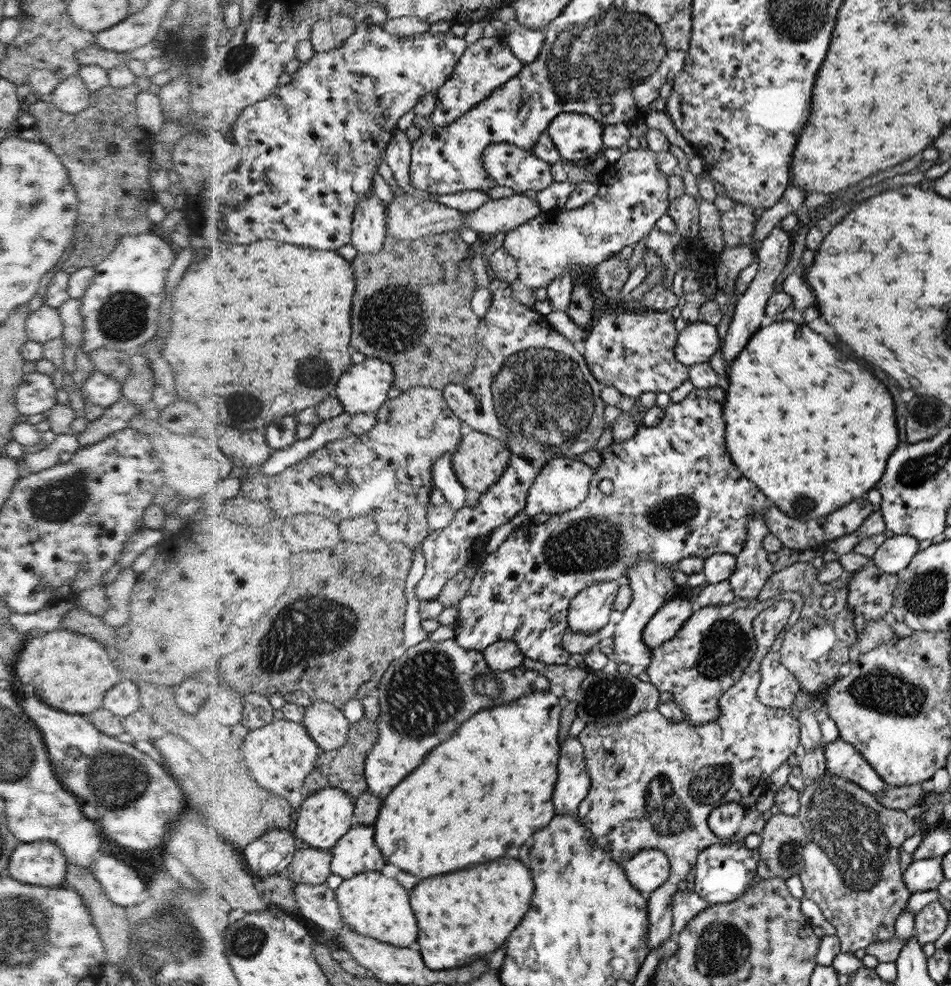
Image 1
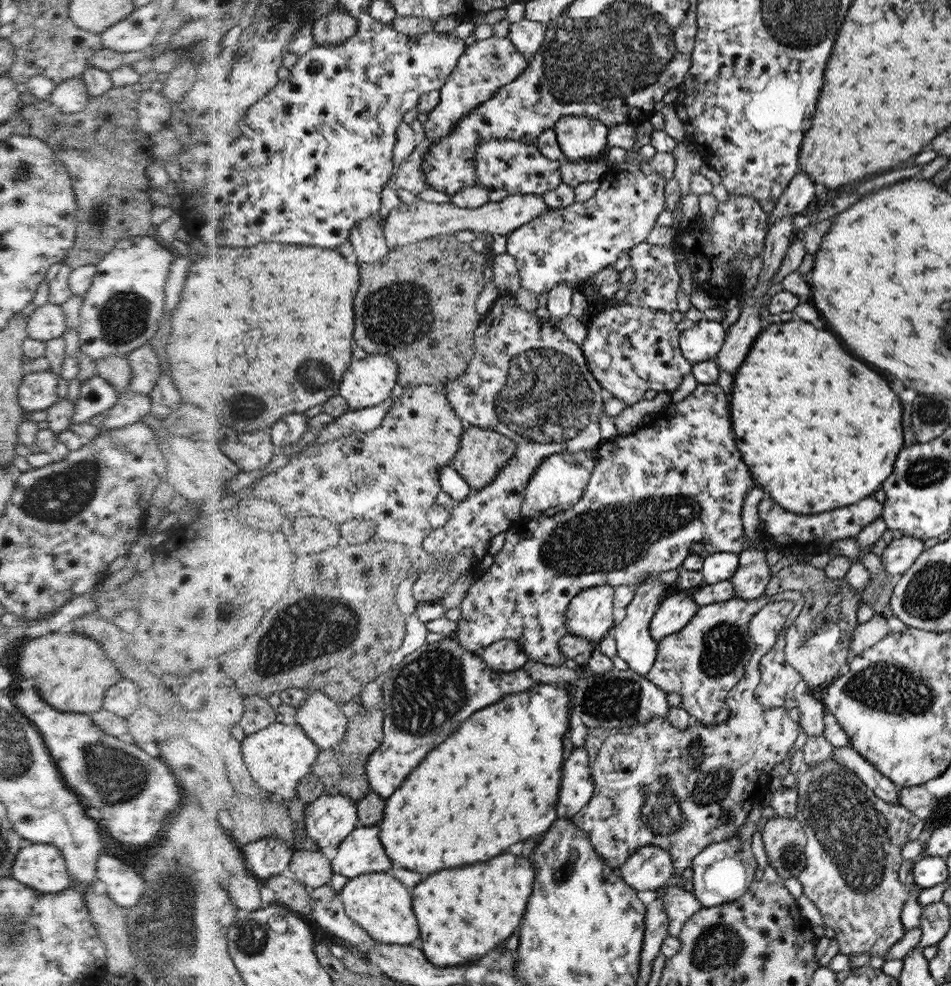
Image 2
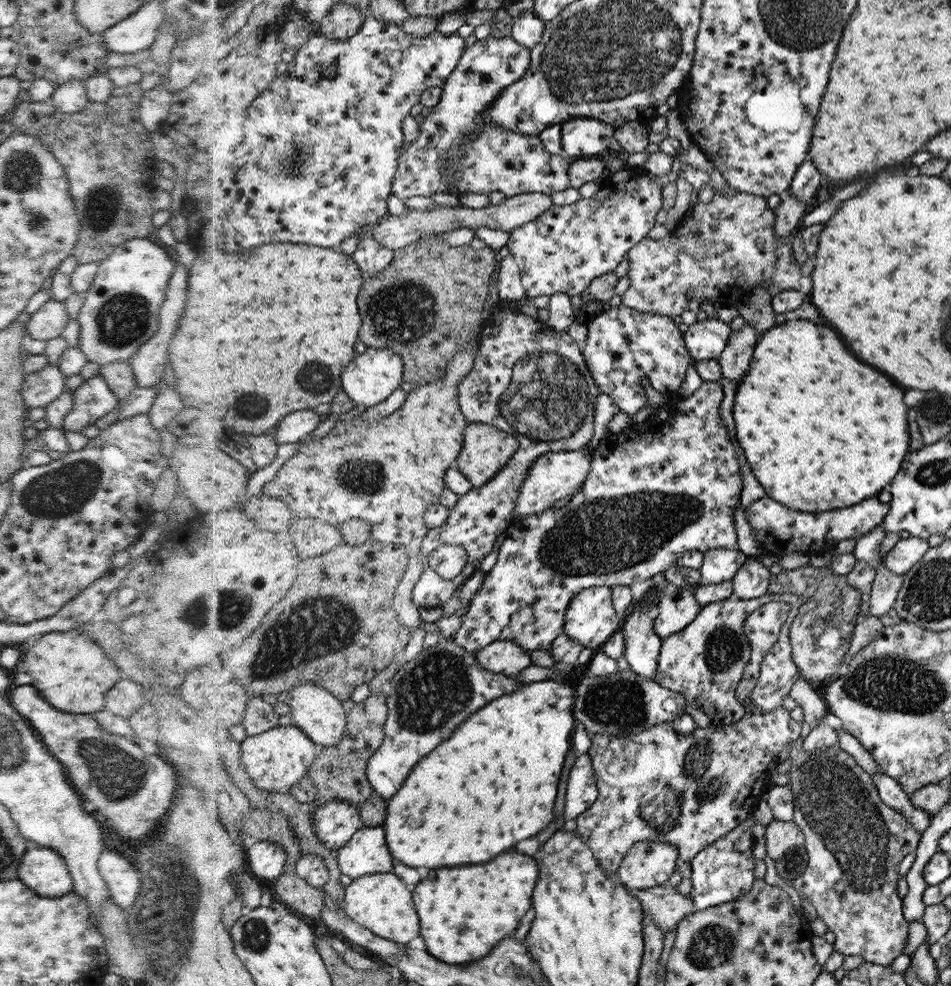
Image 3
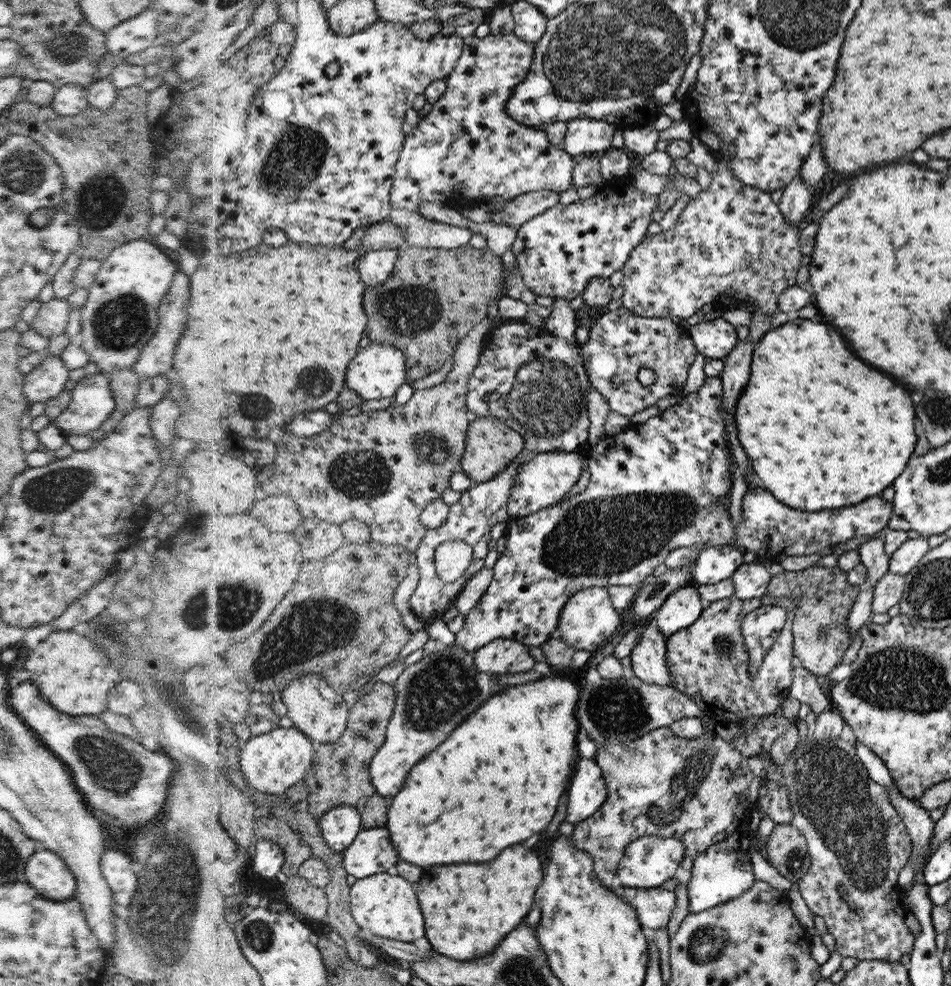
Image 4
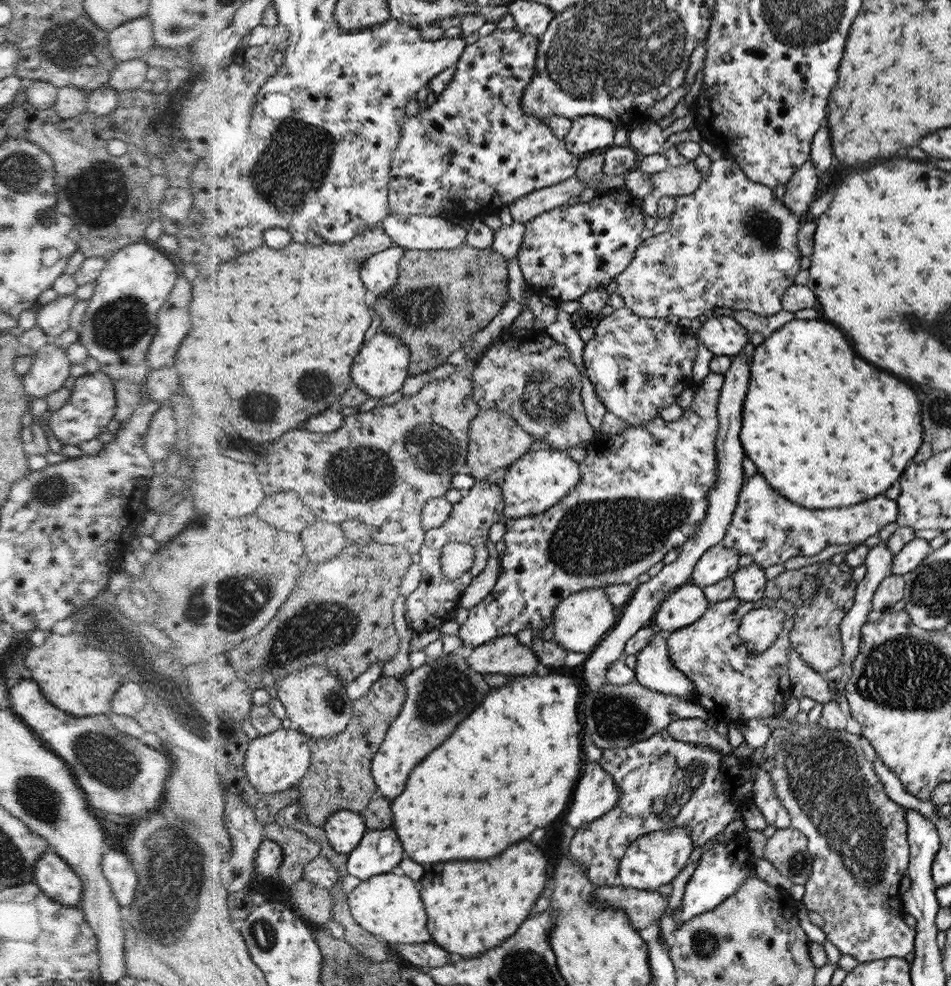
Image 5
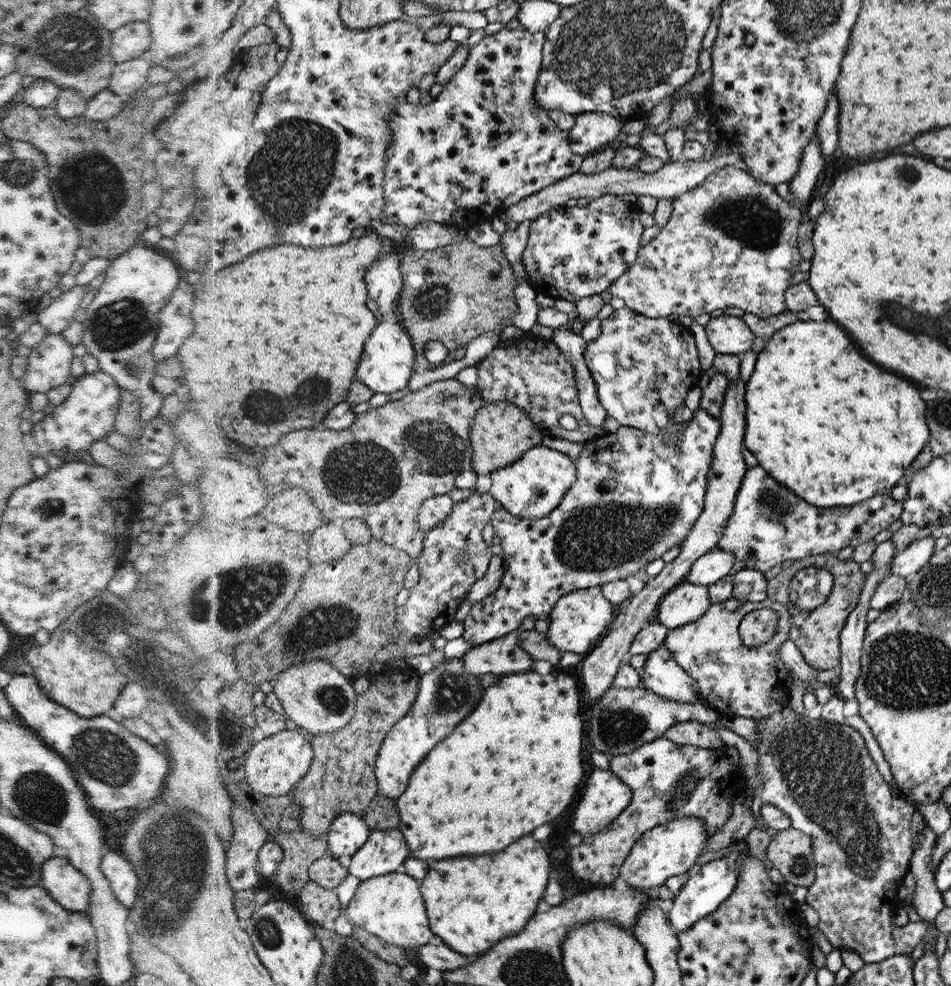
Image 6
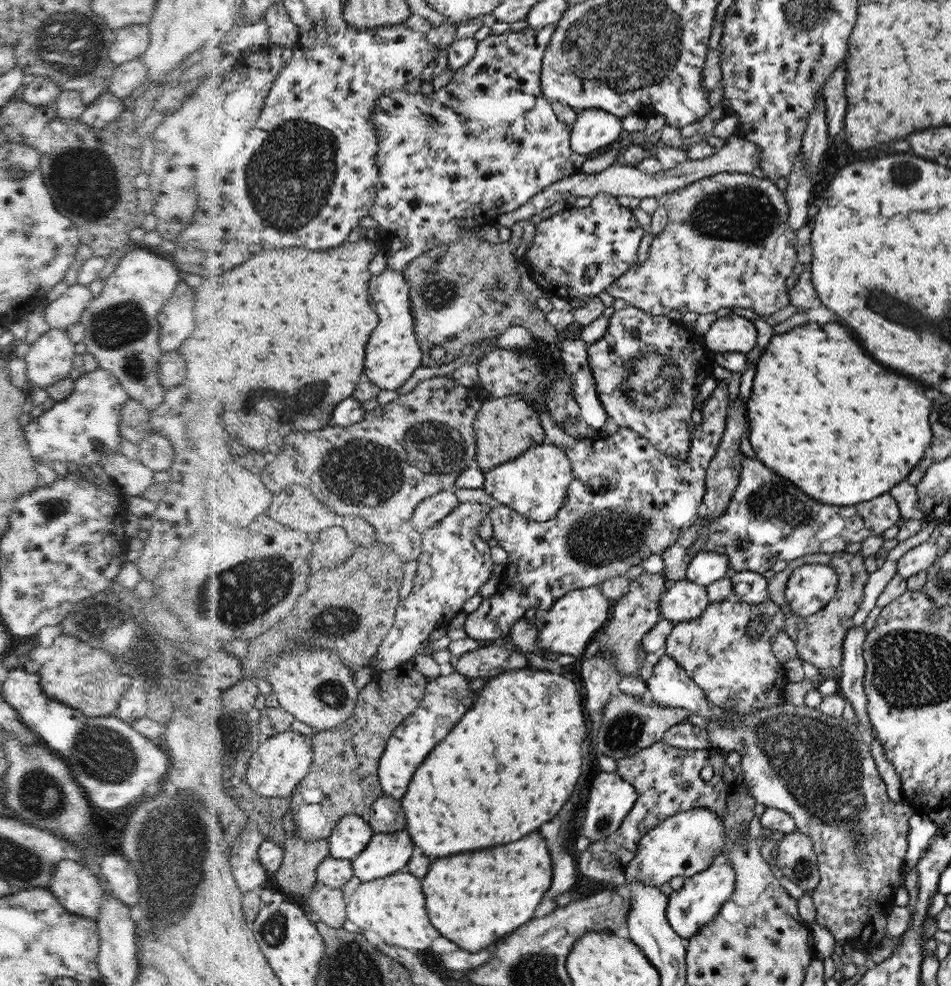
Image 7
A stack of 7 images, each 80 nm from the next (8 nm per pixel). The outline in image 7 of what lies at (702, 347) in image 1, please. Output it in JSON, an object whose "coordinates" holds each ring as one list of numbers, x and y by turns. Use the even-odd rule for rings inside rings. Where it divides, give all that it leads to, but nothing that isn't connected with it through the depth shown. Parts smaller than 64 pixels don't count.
{"coordinates":[[736,313,718,317,704,335,703,346,708,351,748,353,758,344,759,331,755,323]]}

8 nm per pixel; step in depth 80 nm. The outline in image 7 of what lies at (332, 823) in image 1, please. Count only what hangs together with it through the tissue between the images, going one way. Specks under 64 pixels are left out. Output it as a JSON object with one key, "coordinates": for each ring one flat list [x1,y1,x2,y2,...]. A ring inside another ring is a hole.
{"coordinates":[[348,815,335,828,329,838,332,857,338,860,354,861,366,852,376,832,370,826,369,817]]}

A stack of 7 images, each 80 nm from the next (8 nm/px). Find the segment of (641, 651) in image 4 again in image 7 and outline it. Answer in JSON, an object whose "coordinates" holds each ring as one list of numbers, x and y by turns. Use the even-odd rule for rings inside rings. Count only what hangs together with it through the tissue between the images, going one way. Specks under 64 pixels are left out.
{"coordinates":[[666,654,660,656,658,662,656,662,652,670,652,675,646,680,646,684,648,694,651,694,652,702,657,705,685,708,694,711,695,714,702,715,708,723,708,731,706,730,706,732,711,738,712,748,724,750,725,753,736,751,741,754,741,768,744,774,743,779,748,785,749,794,754,797,756,804,764,804,766,807,777,808,778,810,787,812,794,819,797,830,802,834,810,835,814,840,814,848,819,856,819,874,822,878,819,885,816,886,816,889,810,891,812,901,814,901,814,906,816,907,815,922,828,928,828,931,834,935,836,942,839,943,839,941,841,942,843,940,852,946,860,946,860,948,867,950,872,960,876,963,881,963,890,957,895,948,903,941,903,936,889,939,884,935,886,935,886,918,888,918,890,912,893,911,894,892,896,892,896,888,900,886,900,880,902,880,906,850,908,850,909,847,907,841,908,818,914,814,914,810,910,808,909,803,901,802,900,804,894,804,894,802,886,796,886,786,884,786,884,782,882,782,882,778,880,778,880,774,878,774,878,770,876,770,876,764,874,764,874,760,872,760,872,756,870,756,870,746,862,740,862,736,860,736,856,725,853,722,843,719,842,716,838,718,831,717,820,711,818,707,808,707,806,704,802,707,784,704,774,708,762,708,752,714,743,714,735,709,724,710,724,708,710,704,705,691,695,683,695,679,692,679,675,659,670,658,670,656],[714,709,722,709,726,715,717,718,717,716,713,714],[725,719,727,719,730,724,725,727,720,727,718,723]]}

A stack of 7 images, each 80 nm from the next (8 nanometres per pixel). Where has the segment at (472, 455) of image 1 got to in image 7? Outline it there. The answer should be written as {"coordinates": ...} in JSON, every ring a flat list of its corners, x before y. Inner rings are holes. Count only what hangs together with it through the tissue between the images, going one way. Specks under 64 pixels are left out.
{"coordinates":[[516,394,484,401,474,427,478,438,476,460,479,469,484,473,513,458,518,458,522,453,546,441,546,431,543,429,539,413,528,400,520,399]]}

